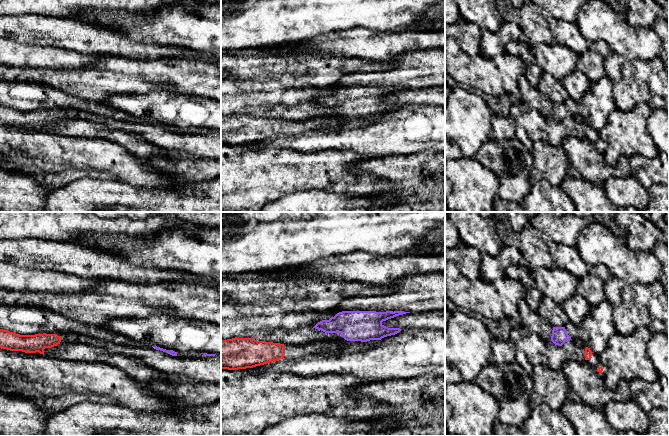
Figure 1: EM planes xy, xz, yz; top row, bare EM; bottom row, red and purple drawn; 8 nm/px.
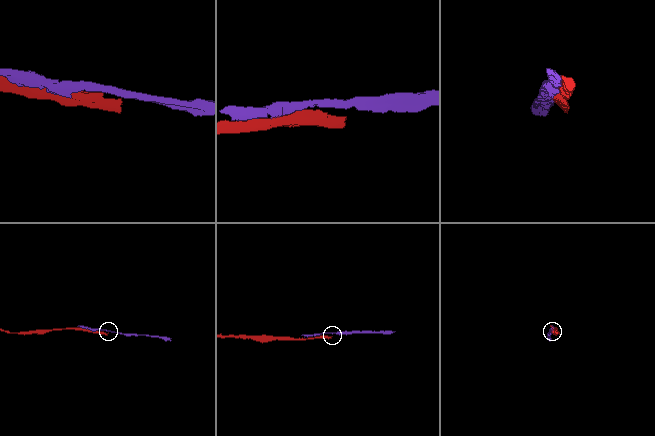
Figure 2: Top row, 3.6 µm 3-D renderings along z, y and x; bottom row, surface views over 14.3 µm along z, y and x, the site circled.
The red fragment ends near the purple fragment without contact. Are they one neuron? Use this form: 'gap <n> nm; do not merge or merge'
gap 130 nm; do not merge

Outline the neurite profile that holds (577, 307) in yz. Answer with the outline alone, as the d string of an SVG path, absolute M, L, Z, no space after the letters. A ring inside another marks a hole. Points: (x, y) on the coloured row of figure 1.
M578 293L573 294L561 306L568 316L569 322L577 326L581 325L591 310L591 305L587 299Z

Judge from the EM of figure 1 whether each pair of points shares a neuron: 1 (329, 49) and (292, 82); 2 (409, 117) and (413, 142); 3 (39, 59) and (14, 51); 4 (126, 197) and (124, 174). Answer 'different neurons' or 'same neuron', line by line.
1: different neurons
2: same neuron
3: same neuron
4: different neurons

